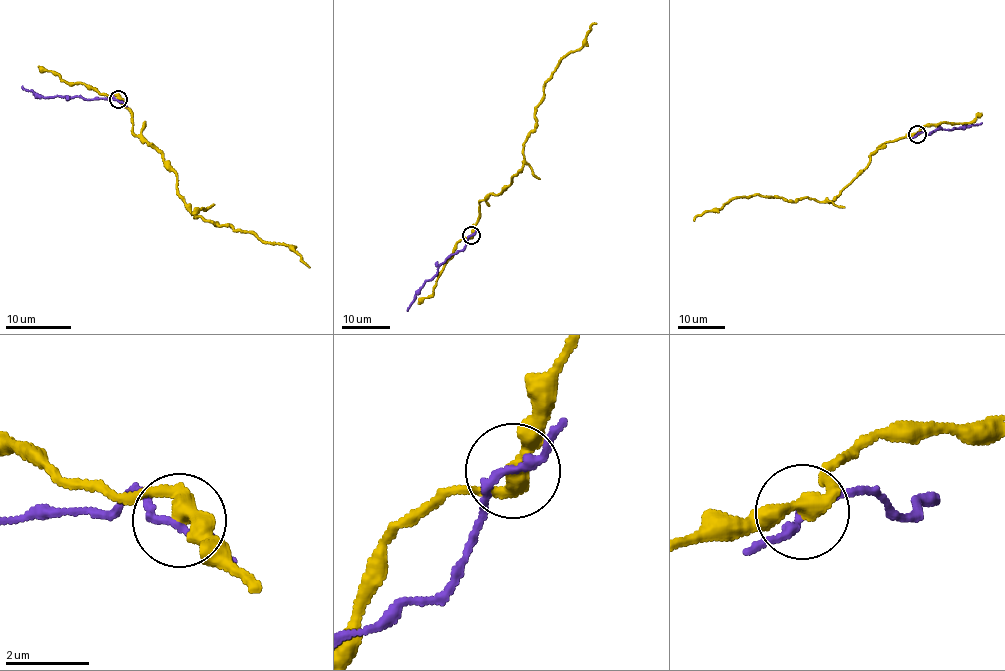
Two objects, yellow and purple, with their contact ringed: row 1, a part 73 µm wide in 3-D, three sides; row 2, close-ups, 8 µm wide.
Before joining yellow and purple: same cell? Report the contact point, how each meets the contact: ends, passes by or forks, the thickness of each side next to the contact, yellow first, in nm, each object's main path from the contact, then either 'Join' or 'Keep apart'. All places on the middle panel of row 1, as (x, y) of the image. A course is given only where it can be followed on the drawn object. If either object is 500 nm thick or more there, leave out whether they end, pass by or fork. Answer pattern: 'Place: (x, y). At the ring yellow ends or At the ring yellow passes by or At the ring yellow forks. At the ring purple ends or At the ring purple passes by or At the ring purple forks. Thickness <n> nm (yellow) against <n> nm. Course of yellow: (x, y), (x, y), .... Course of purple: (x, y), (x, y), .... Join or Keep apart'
Place: (471, 235). At the ring yellow passes by. At the ring purple passes by. Thickness 360 nm (yellow) against 190 nm. Course of yellow: (471, 235), (479, 204), (522, 167), (543, 84), (596, 23). Course of purple: (471, 235), (462, 250), (450, 254), (435, 275), (424, 283), (407, 310). Keep apart

